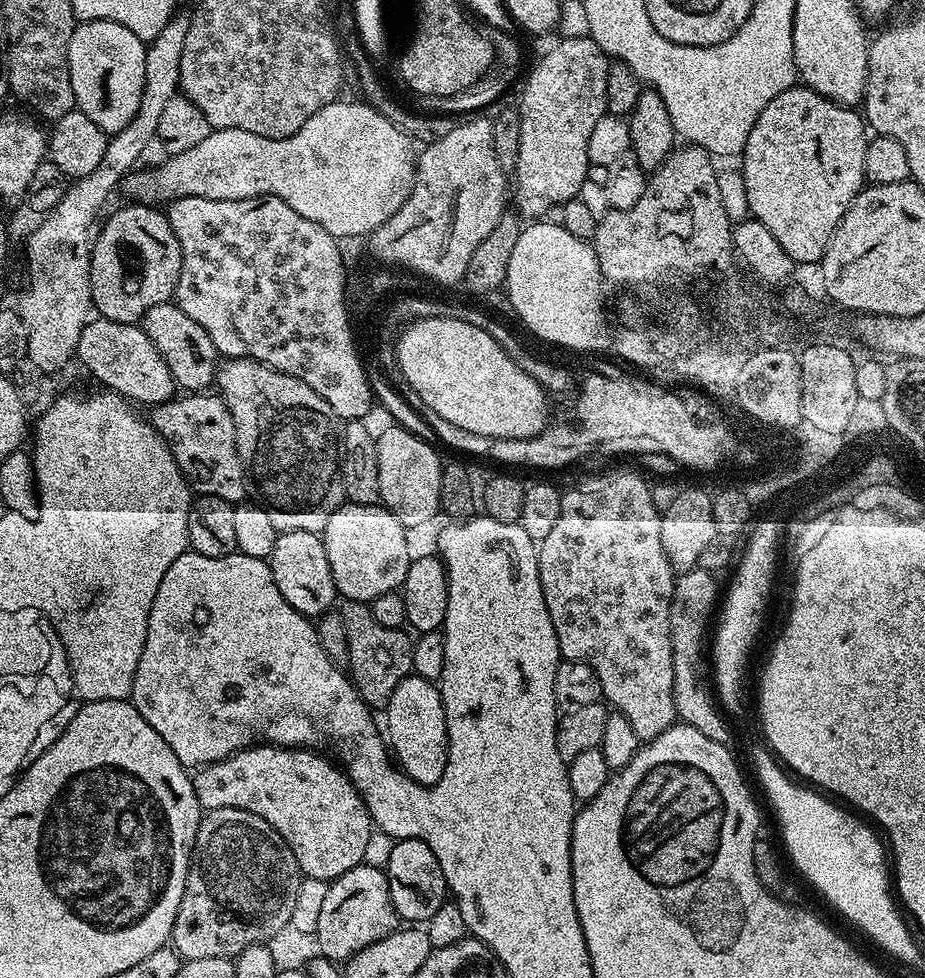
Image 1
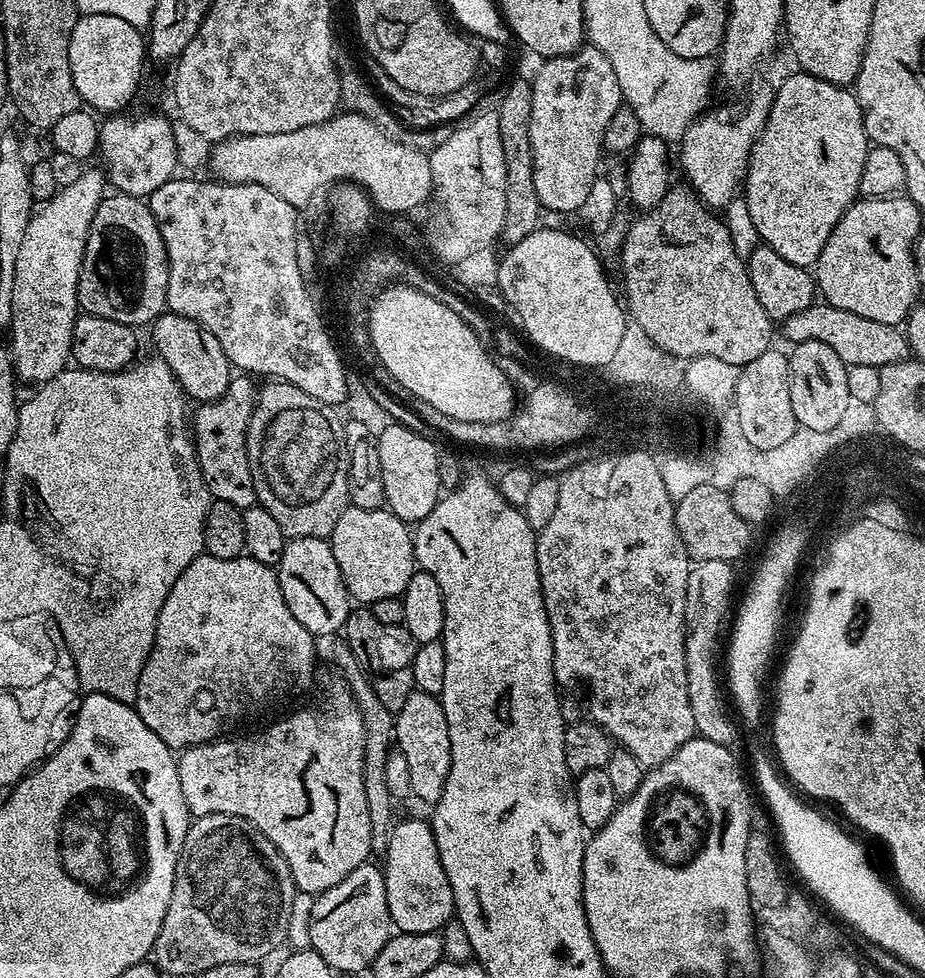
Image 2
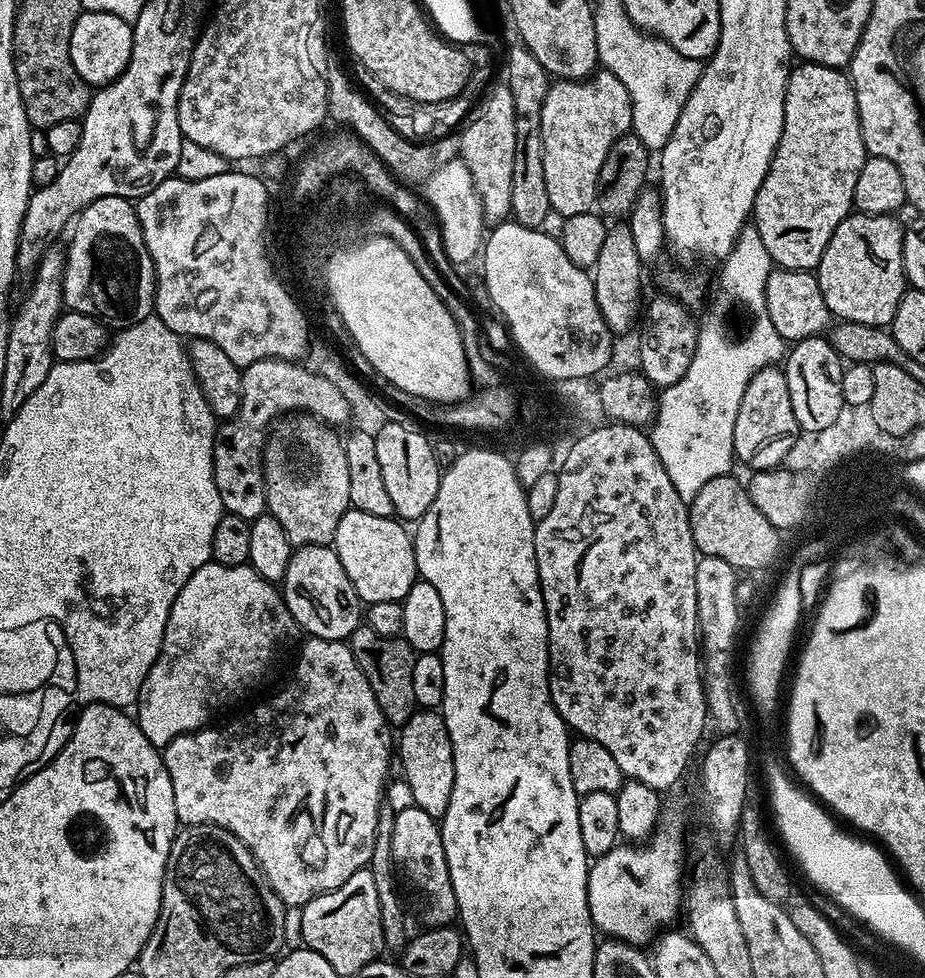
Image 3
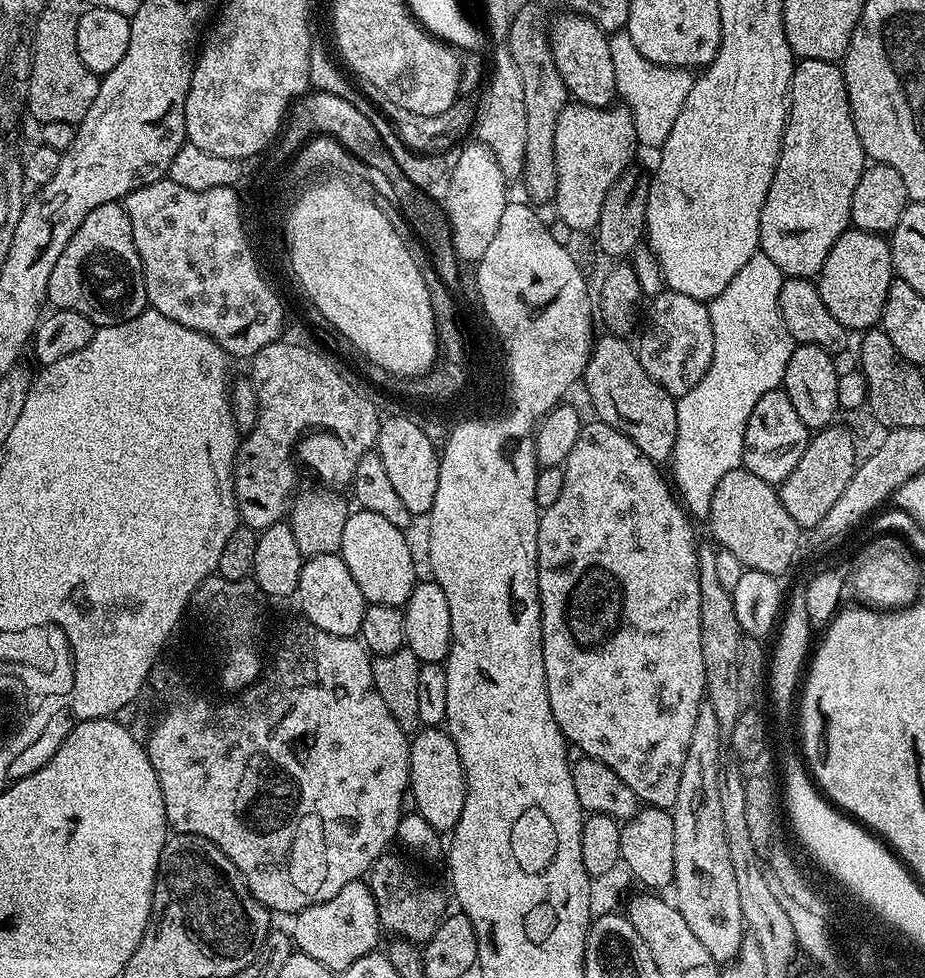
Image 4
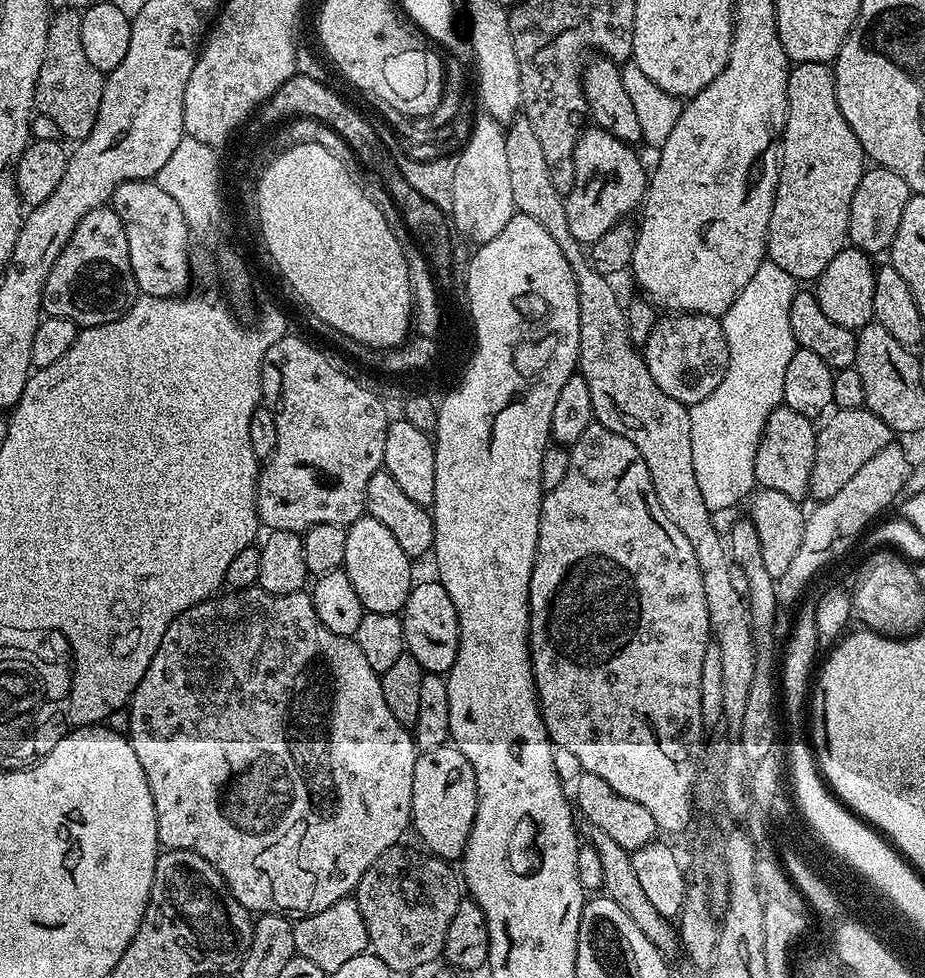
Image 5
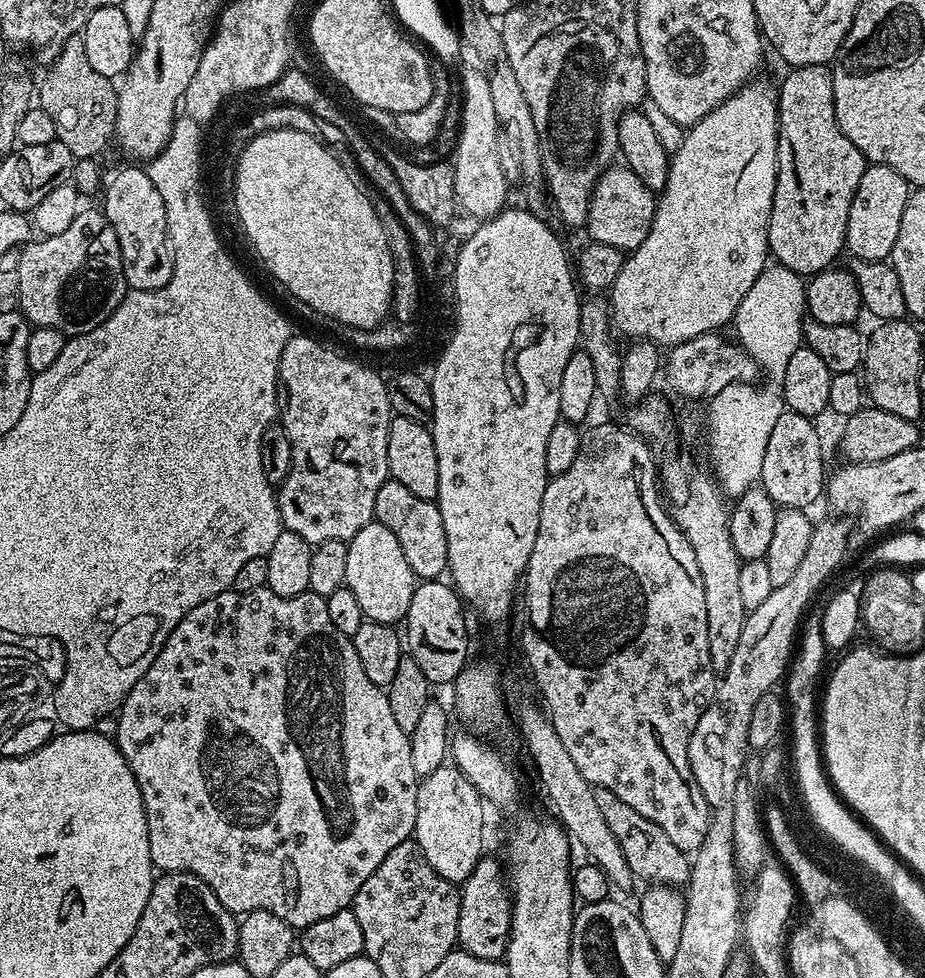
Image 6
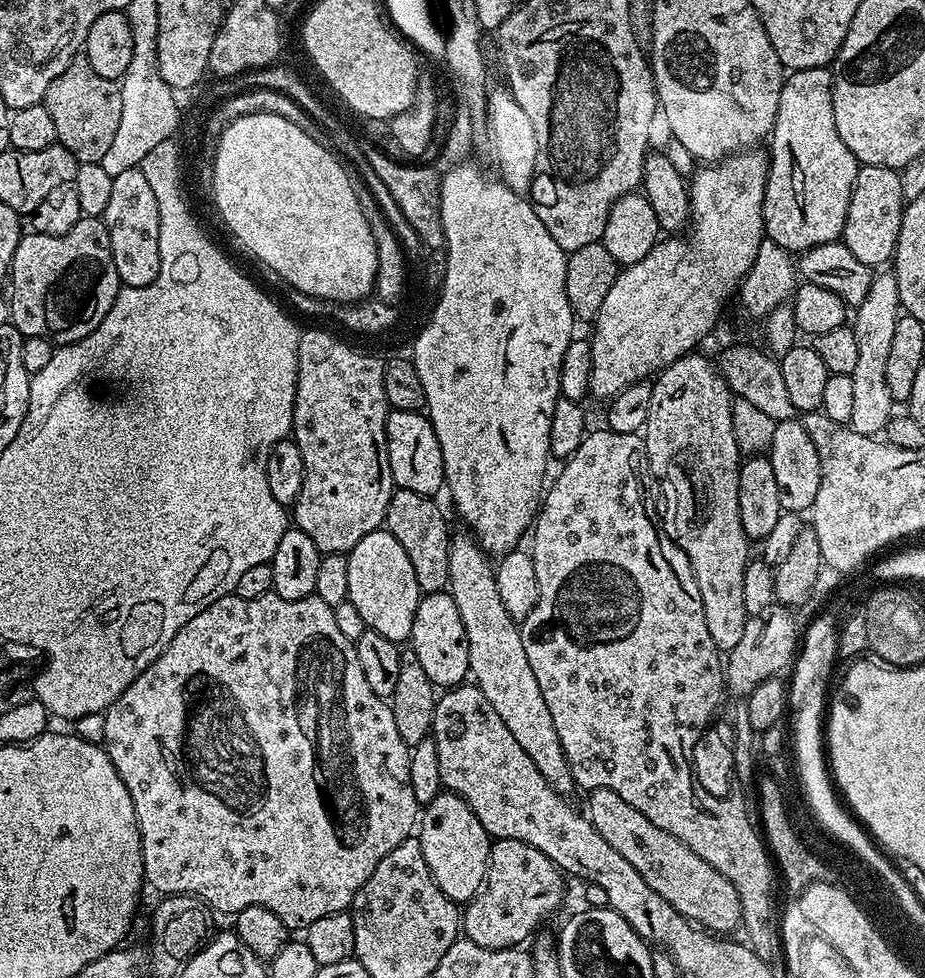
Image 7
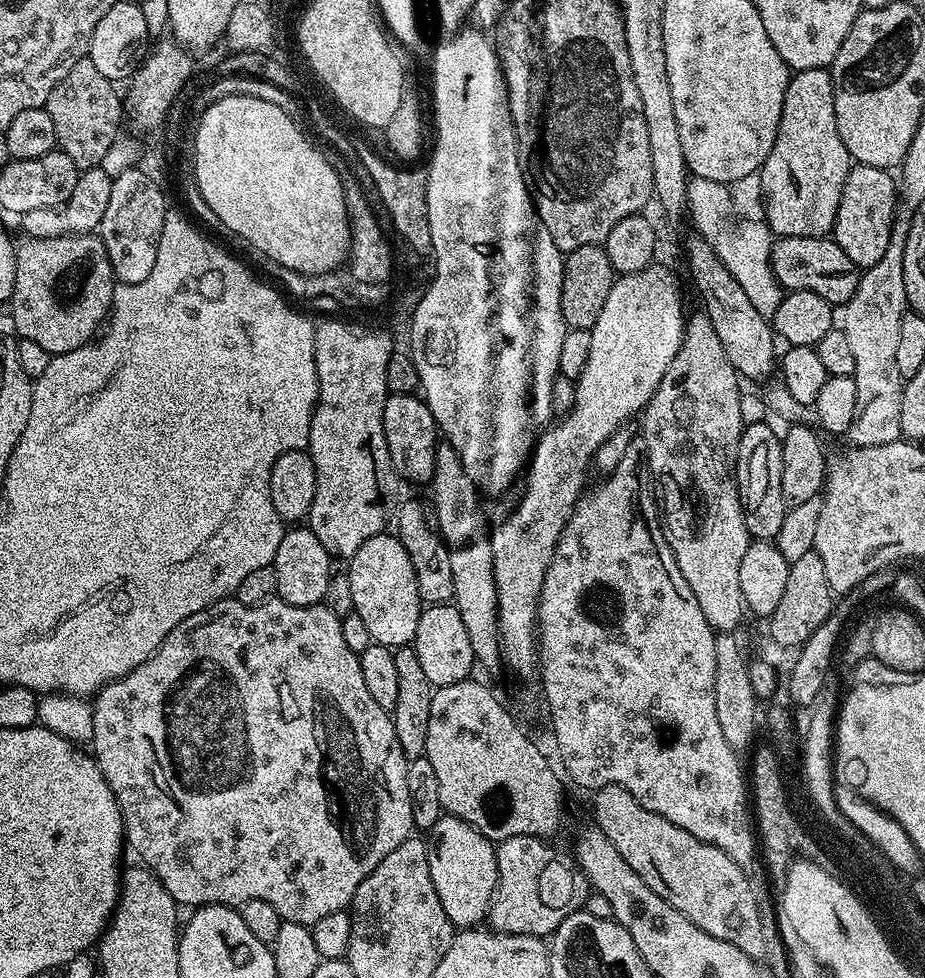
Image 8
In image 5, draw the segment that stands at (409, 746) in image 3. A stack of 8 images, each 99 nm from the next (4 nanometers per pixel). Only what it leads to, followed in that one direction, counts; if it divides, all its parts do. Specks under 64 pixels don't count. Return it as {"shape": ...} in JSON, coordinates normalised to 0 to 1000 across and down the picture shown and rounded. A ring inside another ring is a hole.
{"shape":[[[488,760],[474,763],[469,767],[461,767],[451,772],[448,779],[448,812],[445,813],[445,842],[454,854],[453,862],[467,874],[478,879],[493,881],[501,876],[502,866],[508,857],[508,849],[512,845],[512,832],[517,828],[517,804],[512,796],[512,783]]]}

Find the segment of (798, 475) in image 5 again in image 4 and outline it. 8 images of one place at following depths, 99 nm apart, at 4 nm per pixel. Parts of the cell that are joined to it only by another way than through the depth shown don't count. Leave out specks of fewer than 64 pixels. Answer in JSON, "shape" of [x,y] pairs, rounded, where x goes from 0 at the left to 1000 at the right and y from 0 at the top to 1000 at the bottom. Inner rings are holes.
{"shape":[[[843,397],[832,399],[819,407],[815,419],[811,419],[811,427],[806,431],[804,445],[803,478],[811,485],[819,485],[824,493],[841,497],[863,476],[867,464],[874,459],[876,439],[863,427],[863,419],[858,419],[858,411]]]}

